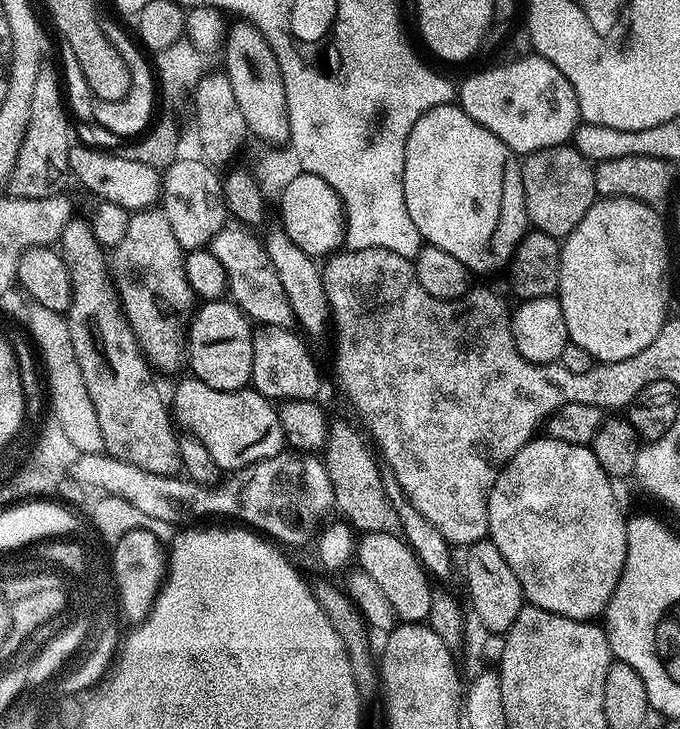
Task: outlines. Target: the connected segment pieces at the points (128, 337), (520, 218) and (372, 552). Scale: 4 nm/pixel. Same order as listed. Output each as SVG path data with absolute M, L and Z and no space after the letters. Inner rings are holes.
M76 218L76 226L67 224L64 229L68 234L61 234L58 242L68 242L62 255L68 268L76 270L68 272L72 283L72 305L66 313L70 342L74 342L82 382L86 382L102 426L104 449L107 455L152 474L177 475L181 471L180 436L172 429L169 405L164 405L160 388L152 381L153 369L142 355L140 343L110 287L110 264L105 251L94 250L96 240L90 240L92 225L87 219Z
M453 102L434 106L434 110L426 110L418 122L414 122L414 130L410 130L410 138L406 142L406 158L404 159L404 197L406 198L406 214L410 214L410 222L418 226L418 234L424 244L438 246L438 250L446 250L446 254L454 254L462 266L466 266L469 272L479 274L479 272L496 272L499 268L507 269L512 263L512 256L516 253L516 247L520 245L520 240L524 233L529 231L528 211L524 201L524 191L522 190L522 174L520 173L521 161L517 153L511 152L506 146L506 142L498 139L490 130L486 130L470 114L466 114L459 103Z
M369 532L361 535L355 559L359 571L370 574L370 578L374 578L374 582L378 582L378 587L386 593L386 598L394 602L394 610L401 621L427 621L428 615L432 613L433 581L403 535L396 532Z

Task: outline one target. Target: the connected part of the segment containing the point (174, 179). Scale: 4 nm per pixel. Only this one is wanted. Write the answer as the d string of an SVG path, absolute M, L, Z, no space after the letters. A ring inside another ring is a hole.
M177 158L162 172L162 211L166 214L178 246L185 252L208 248L214 234L229 223L230 213L224 200L224 181L217 169L204 164L200 158L183 160Z

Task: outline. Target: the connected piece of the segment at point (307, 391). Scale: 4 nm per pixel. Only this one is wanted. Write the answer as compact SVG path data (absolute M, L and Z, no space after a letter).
M265 324L257 327L252 334L254 358L250 384L255 391L273 402L316 400L319 397L320 372L316 369L316 360L311 350L300 341L301 333L292 331L291 327Z

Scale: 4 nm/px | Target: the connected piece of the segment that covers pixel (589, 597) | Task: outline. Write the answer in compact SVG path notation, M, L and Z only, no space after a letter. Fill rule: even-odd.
M533 438L526 446L522 446L522 450L518 450L518 454L514 454L514 458L500 471L494 486L489 490L487 535L494 542L494 546L498 546L502 558L506 558L506 566L510 566L510 570L514 570L527 603L538 606L542 610L550 610L554 614L562 614L566 618L595 621L608 607L626 562L626 530L628 529L626 512L620 509L620 500L616 497L615 490L612 489L614 487L612 477L606 474L606 470L602 470L602 466L593 454L591 447L551 438L540 439Z

